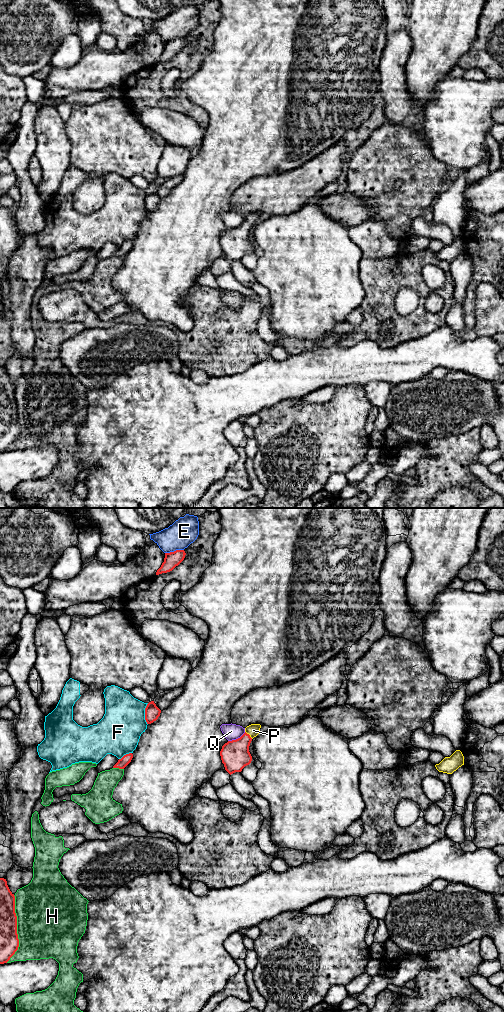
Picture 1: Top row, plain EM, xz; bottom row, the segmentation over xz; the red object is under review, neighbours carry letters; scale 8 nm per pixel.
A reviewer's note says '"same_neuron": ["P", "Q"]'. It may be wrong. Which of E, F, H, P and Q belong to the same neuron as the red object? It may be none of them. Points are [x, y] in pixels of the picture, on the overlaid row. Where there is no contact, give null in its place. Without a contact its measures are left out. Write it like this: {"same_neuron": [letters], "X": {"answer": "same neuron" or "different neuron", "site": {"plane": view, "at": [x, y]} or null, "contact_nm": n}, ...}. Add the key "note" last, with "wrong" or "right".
{"same_neuron": ["P"], "E": {"answer": "different neuron", "site": {"plane": "xz", "at": [174, 551]}, "contact_nm": 160}, "F": {"answer": "different neuron", "site": {"plane": "xz", "at": [145, 714]}, "contact_nm": 180}, "H": {"answer": "different neuron", "site": {"plane": "xz", "at": [16, 929]}, "contact_nm": 550}, "P": {"answer": "same neuron", "site": {"plane": "xz", "at": [249, 735]}, "contact_nm": 90}, "Q": {"answer": "different neuron", "site": {"plane": "xz", "at": [236, 739]}, "contact_nm": 160}, "note": "wrong"}

